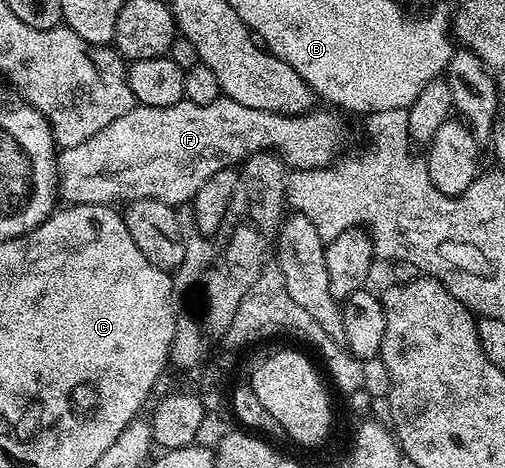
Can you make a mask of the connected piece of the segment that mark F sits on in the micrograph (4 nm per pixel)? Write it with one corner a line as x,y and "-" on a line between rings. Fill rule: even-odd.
224,96
215,99
209,104
195,104
194,102
186,102
184,100
171,104
167,108
155,108
154,106
134,105
131,112
127,112
123,116
119,116
119,120
115,120
111,124
107,124
107,128
103,128
99,132
95,132
95,136
91,136
87,140
83,140
83,144
75,144
74,146
64,147
60,151
57,160
57,172
59,175
59,194
66,203
80,204
83,202
100,202
113,200
109,198
125,198
124,200
136,200
139,198
150,198
151,200
159,200
174,208
180,207
180,202
188,203
194,196
195,192
208,178
213,178
215,172
220,170
228,170
236,167
238,164
250,158
253,154
262,152
272,152
281,157
286,167
293,170
319,170
322,166
333,165
335,159
342,153
341,145
345,142
345,126
341,123
341,118
336,109
325,108
329,110
320,110
314,108
306,110
304,114
281,114
278,110
264,110
263,108
249,108
247,104
241,104
231,98

